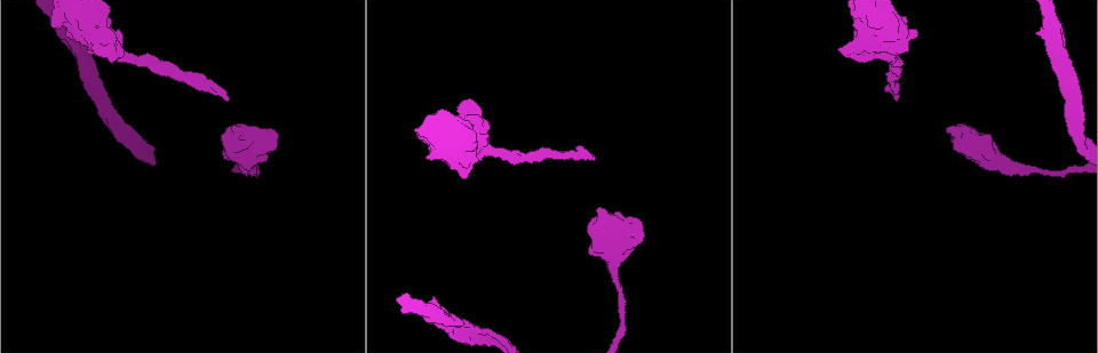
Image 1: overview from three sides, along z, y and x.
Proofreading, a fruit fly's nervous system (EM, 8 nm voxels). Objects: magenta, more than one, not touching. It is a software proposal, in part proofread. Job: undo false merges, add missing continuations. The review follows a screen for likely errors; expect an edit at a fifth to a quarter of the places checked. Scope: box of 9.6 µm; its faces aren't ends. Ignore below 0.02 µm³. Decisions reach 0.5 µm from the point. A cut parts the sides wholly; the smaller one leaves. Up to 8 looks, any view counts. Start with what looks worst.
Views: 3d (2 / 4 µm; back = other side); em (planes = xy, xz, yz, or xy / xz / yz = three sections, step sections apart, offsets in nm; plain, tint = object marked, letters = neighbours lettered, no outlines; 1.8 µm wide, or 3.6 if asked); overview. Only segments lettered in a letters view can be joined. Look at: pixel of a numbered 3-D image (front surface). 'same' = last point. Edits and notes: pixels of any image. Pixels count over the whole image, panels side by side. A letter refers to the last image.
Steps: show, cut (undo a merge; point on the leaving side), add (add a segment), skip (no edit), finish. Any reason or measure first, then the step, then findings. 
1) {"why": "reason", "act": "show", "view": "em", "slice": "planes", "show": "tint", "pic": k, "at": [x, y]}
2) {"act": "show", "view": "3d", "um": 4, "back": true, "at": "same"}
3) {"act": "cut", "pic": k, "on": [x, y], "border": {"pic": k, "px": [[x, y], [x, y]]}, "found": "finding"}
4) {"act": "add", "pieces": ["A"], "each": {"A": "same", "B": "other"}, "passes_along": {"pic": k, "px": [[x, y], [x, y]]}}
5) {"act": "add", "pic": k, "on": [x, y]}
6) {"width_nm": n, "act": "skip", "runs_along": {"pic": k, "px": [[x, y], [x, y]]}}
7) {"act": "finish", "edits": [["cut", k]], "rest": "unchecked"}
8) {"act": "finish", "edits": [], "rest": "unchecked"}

{"why": "branch stops here", "act": "show", "view": "em", "slice": "xz", "step": 16, "show": "letters", "pic": 1, "at": [898, 99]}

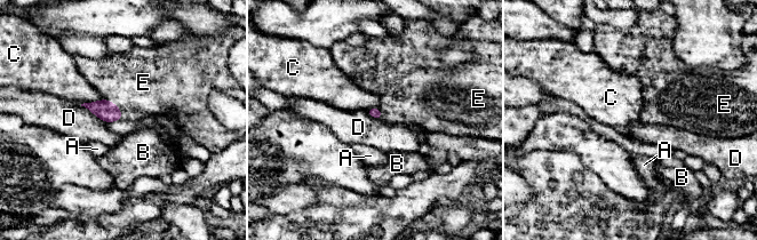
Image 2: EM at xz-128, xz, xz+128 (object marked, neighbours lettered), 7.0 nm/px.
{"why": "cut it another way", "act": "show", "view": "em", "slice": "planes", "show": "letters", "at": "same"}

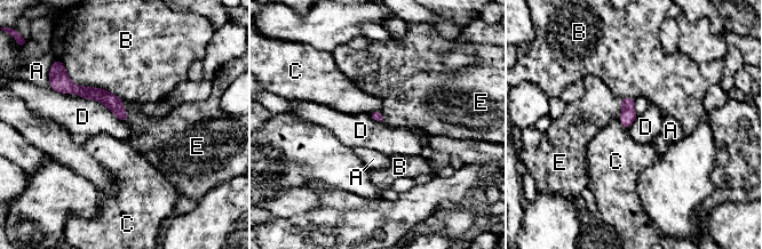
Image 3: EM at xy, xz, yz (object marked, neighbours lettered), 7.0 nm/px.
{"act": "add", "pieces": ["E"], "each": {"A": "other", "B": "other", "C": "other", "D": "other", "E": "same"}, "passes_along": {"pic": 3, "px": [[628, 114], [621, 109], [587, 117]]}, "found": "the neuron continues"}

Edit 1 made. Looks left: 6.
{"why": "thick end", "act": "show", "view": "3d", "um": 4, "pic": 1, "at": [969, 140]}

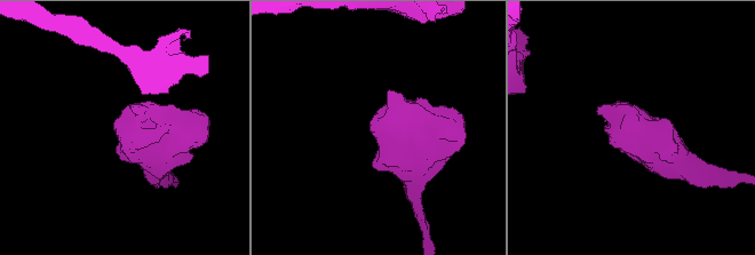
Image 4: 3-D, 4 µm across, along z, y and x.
{"why": "now the EM", "act": "show", "view": "em", "um": 3.6, "slice": "yz", "step": 8, "show": "letters", "pic": 4, "at": [116, 125]}

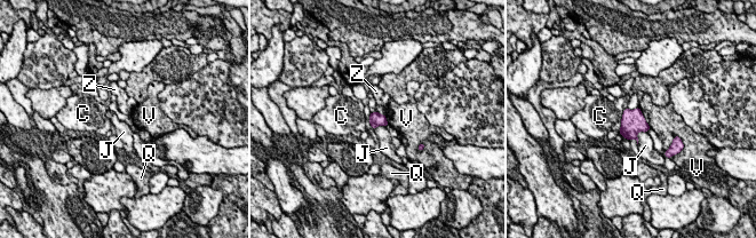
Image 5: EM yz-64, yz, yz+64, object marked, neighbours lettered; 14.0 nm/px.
{"why": "another direction", "act": "show", "view": "em", "um": 3.6, "slice": "planes", "show": "letters", "at": "same"}

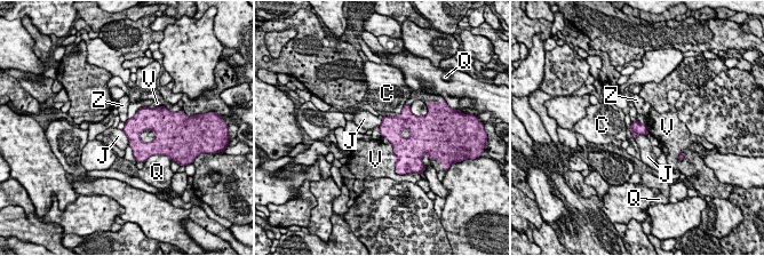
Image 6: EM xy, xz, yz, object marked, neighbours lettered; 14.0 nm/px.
{"longest_contact_nm": ["V", 480], "act": "skip", "each": {"C": "other", "J": "other", "Q": "other", "V": "other", "Z": "other"}, "border": {"pic": 6, "px": [[122, 130], [129, 144]]}, "found": "no lettered segment goes on from it"}

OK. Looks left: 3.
{"why": "stops while still wide", "act": "show", "view": "3d", "um": 2, "back": true, "pic": 1, "at": [121, 53]}

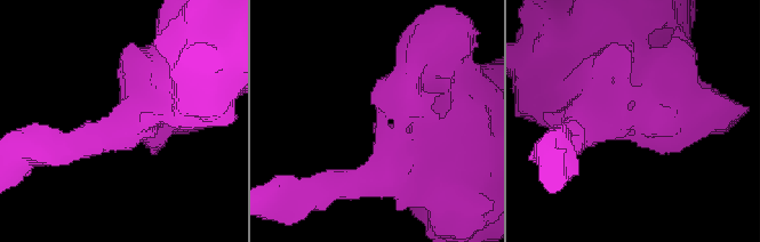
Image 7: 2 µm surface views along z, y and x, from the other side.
{"arm_widths_nm": [320, 400], "act": "show", "view": "em", "slice": "planes", "show": "letters", "pic": 7, "at": [123, 119]}

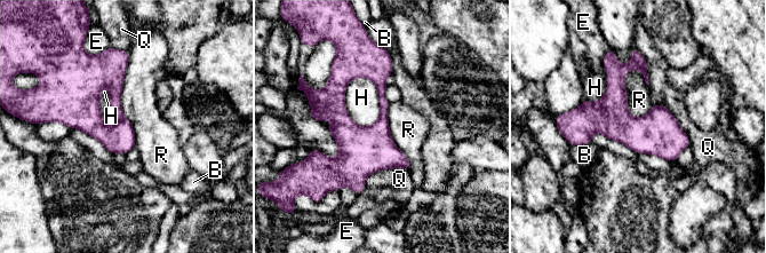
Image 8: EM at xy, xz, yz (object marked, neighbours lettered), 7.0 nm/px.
{"act": "skip", "each": {"B": "other", "E": "other", "H": "other", "Q": "other", "R": "other"}, "runs_along": {"pic": 8, "px": [[376, 58], [383, 120], [358, 189]]}, "found": "no lettered segment goes on from it"}

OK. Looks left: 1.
{"act": "finish", "edits": [["add", 3]], "rest": "unchecked"}

